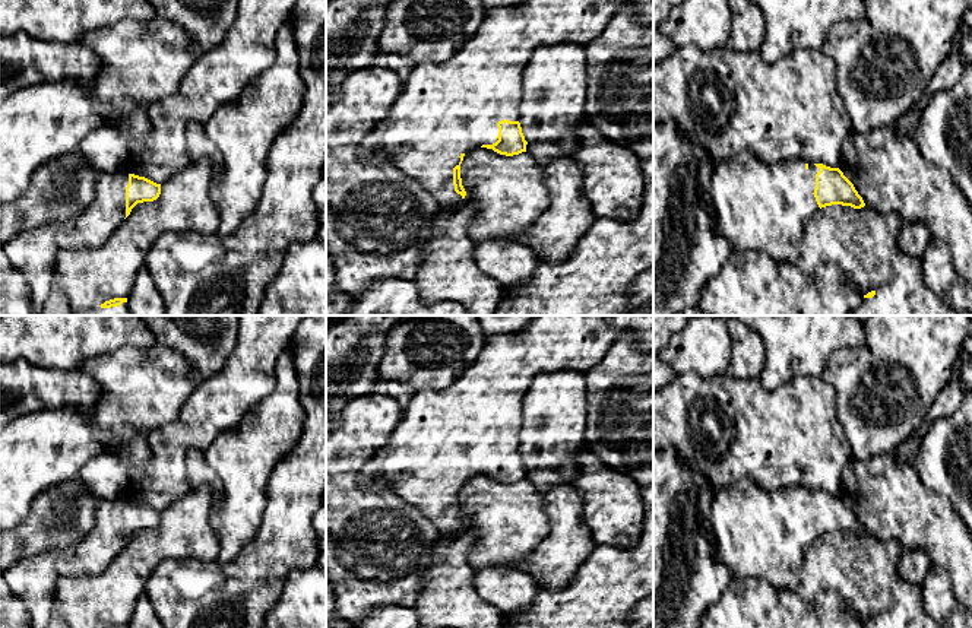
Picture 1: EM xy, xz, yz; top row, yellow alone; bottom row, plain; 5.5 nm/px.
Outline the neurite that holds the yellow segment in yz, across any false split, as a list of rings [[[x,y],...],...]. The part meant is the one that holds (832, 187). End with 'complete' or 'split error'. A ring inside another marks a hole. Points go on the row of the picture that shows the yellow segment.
[[[743,153],[716,164],[709,196],[713,223],[734,250],[759,251],[776,263],[800,261],[807,222],[819,209],[832,204],[854,209],[865,206],[854,184],[839,168],[798,159],[767,164],[754,153]]]; split error

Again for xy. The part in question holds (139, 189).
[[[124,169],[99,172],[94,199],[80,215],[22,231],[9,240],[6,256],[26,276],[34,313],[41,313],[50,296],[60,251],[101,247],[137,203],[153,202],[159,194],[161,184],[145,177]]]; split error

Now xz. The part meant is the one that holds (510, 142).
[[[525,0],[519,6],[490,10],[476,34],[447,61],[440,64],[417,61],[387,120],[362,139],[358,155],[362,159],[380,156],[392,162],[431,193],[440,212],[455,207],[466,196],[460,178],[460,164],[466,152],[479,146],[506,156],[526,152],[528,142],[519,120],[522,76],[532,53],[541,45],[592,42],[607,31],[626,3],[634,6],[633,13],[639,23],[653,23],[653,0]]]; split error

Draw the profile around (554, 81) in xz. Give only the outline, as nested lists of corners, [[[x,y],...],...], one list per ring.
[[[560,42],[555,45],[541,45],[534,50],[522,76],[520,127],[525,136],[526,152],[532,155],[539,168],[548,166],[553,161],[570,158],[574,152],[576,131],[588,123],[586,115],[586,50],[585,45]]]

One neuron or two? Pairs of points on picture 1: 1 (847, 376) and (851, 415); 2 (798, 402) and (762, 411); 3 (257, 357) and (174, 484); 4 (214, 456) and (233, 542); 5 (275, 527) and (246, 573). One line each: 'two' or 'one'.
1: one
2: one
3: one
4: one
5: one

